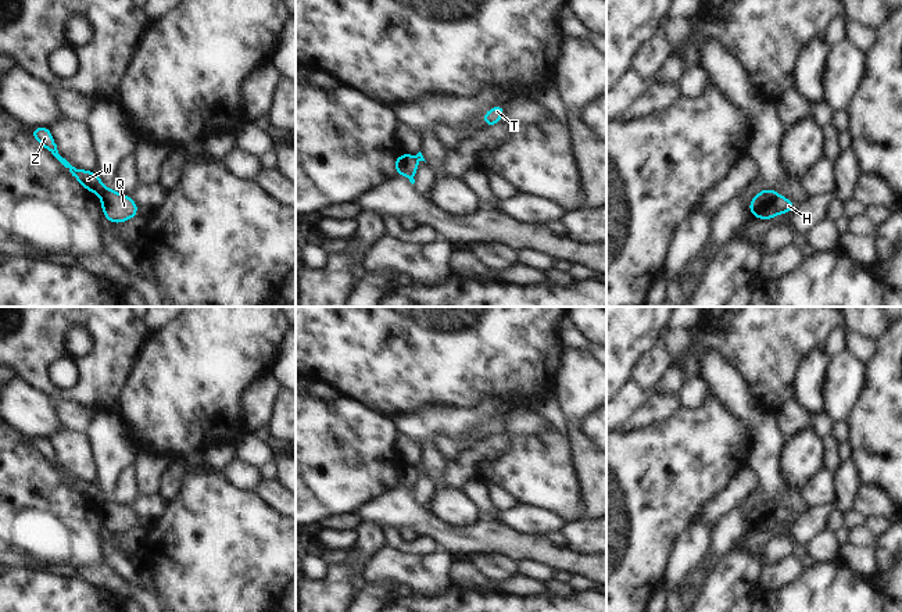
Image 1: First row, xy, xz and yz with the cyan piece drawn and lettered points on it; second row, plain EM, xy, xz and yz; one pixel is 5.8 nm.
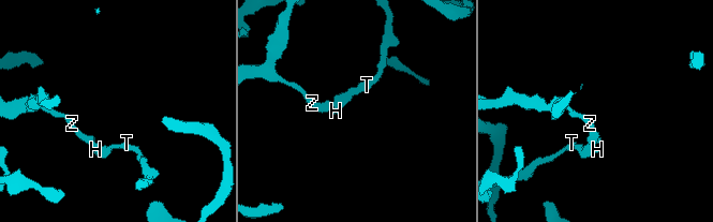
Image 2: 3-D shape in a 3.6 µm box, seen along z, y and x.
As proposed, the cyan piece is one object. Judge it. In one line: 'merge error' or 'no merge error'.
merge error

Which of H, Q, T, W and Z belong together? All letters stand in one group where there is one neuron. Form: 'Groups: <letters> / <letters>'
Groups: H Q T / W Z

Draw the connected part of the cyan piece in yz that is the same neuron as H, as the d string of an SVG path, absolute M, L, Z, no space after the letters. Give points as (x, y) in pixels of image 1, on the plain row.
M765 498L760 504L754 507L748 522L751 522L756 530L763 529L767 532L783 523L792 523L795 518L797 515L792 511L784 509L776 501Z

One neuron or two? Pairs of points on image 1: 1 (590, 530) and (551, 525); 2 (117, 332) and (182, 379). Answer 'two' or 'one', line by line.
1: two
2: two

